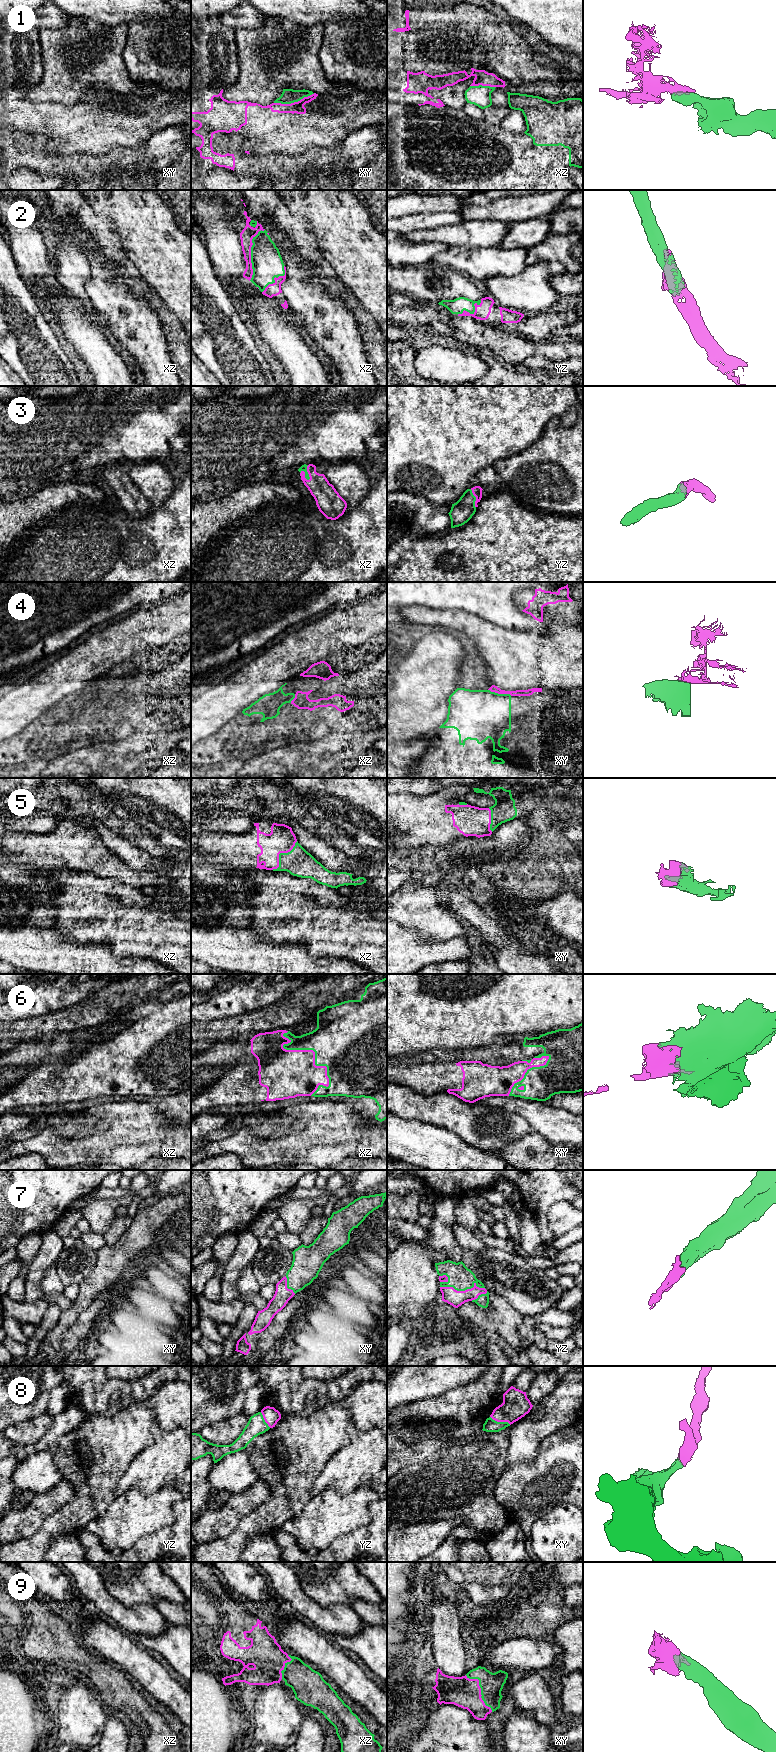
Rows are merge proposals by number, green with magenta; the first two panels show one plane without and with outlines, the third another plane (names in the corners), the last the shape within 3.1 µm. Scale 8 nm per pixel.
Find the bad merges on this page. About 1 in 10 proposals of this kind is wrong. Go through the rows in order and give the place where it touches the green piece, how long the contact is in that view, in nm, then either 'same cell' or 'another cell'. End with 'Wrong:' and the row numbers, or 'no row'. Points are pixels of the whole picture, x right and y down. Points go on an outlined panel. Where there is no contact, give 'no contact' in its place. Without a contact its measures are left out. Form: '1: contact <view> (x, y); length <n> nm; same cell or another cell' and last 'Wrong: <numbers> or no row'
1: contact xy (294, 101); length 340 nm; another cell
2: contact xz (251, 253); length 440 nm; same cell
3: contact xz (305, 473); length 130 nm; same cell
4: contact xy (500, 694); length 200 nm; another cell
5: contact xz (280, 853); length 300 nm; same cell
6: contact xz (311, 1049); length 550 nm; same cell
7: contact yz (463, 1290); length 360 nm; same cell
8: contact xy (500, 1422); length 180 nm; same cell
9: contact xy (481, 1690); length 360 nm; same cell
Wrong: 1, 4

